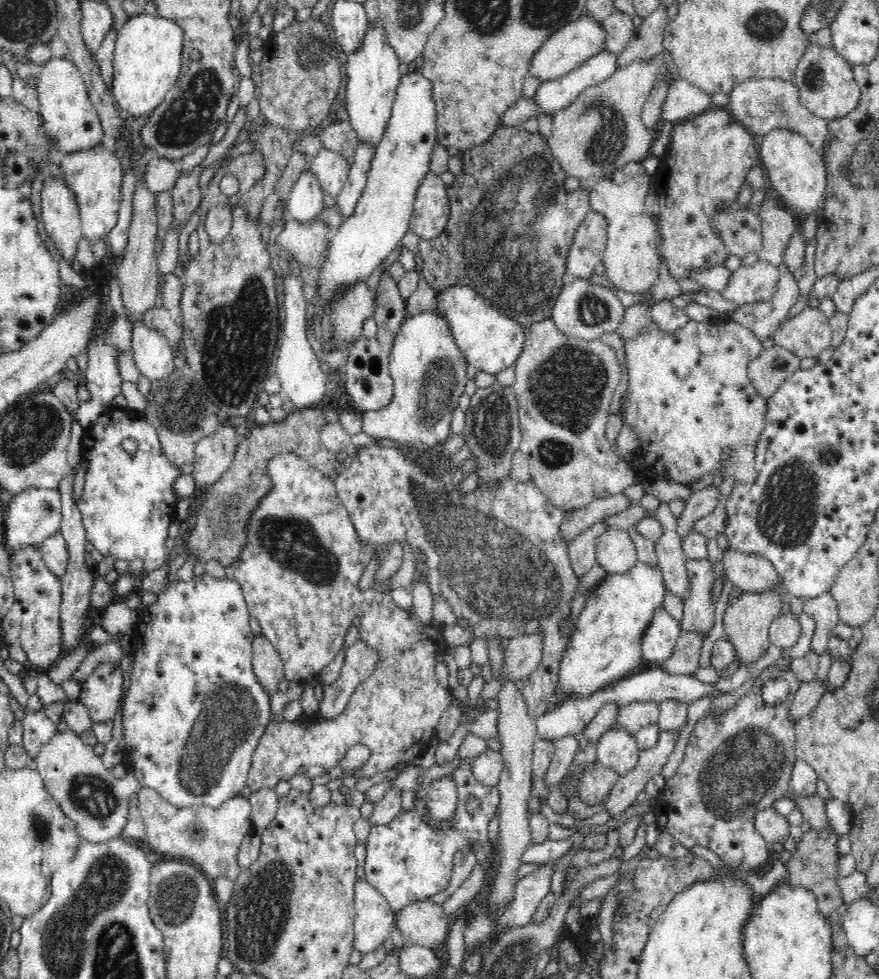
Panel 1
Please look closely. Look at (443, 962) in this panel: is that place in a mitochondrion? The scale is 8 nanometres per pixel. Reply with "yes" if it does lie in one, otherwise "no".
no

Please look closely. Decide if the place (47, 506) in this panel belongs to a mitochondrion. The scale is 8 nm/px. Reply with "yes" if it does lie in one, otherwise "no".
yes

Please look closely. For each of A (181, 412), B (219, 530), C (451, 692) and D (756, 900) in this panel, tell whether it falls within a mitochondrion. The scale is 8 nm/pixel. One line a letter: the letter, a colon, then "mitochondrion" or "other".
A: mitochondrion
B: mitochondrion
C: other
D: other

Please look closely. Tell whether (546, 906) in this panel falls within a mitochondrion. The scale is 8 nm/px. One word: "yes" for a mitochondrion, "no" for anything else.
no

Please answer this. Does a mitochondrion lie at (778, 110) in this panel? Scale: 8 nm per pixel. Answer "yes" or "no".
yes

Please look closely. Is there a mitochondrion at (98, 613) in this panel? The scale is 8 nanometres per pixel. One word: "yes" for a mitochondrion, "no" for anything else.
no

